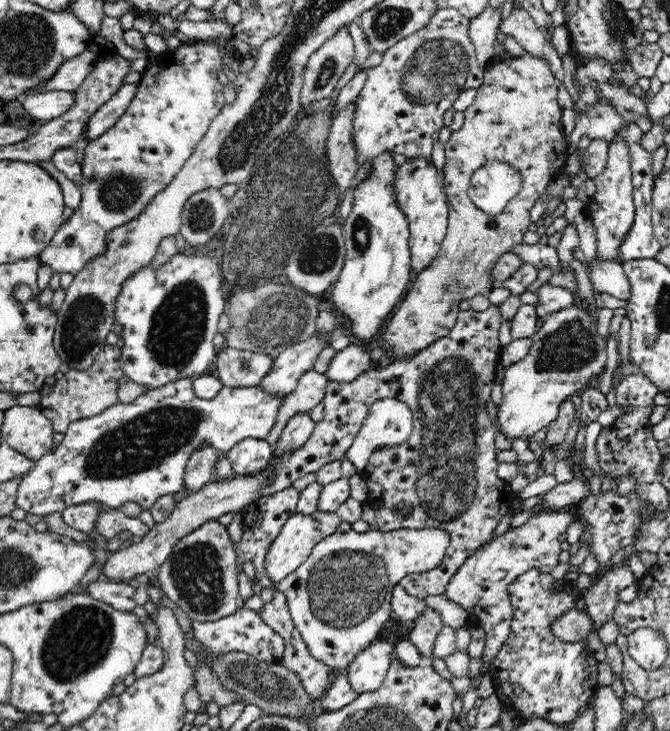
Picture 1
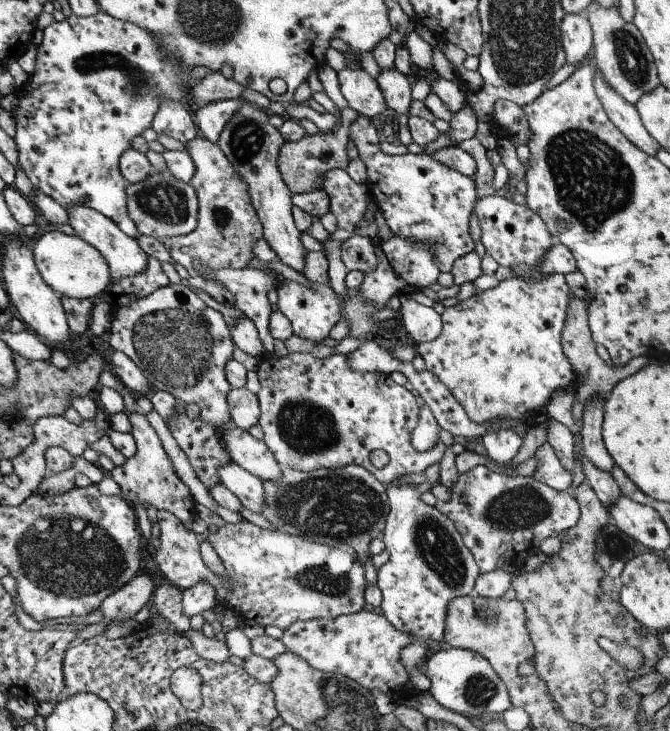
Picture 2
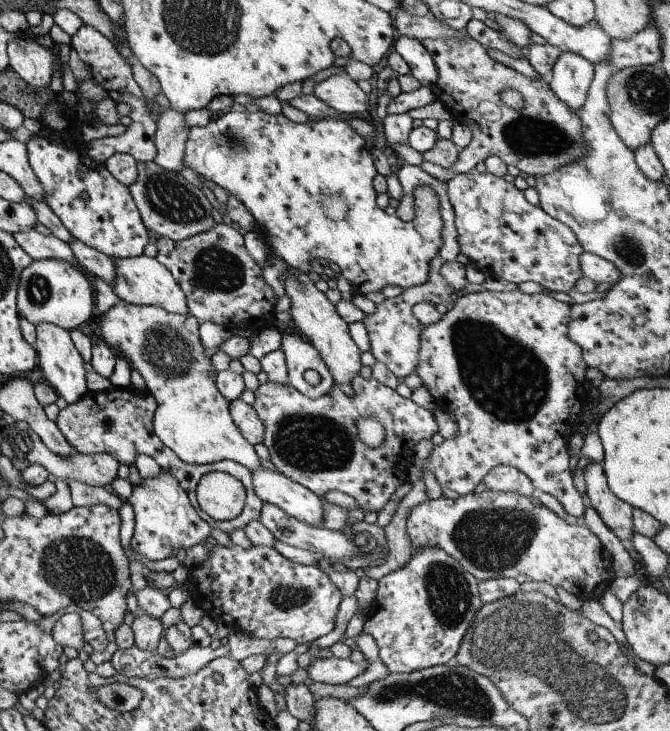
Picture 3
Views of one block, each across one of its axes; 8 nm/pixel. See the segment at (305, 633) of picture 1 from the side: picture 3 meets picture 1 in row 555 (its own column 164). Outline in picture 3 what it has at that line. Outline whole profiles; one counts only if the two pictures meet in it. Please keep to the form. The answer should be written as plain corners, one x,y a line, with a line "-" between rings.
120,299
117,300
113,306
109,307
109,310
102,315
103,319
100,321
100,332
105,344
109,348
111,347
115,348
115,350
119,350
119,352
129,360
127,363
131,369
135,370
141,386
145,387
144,391
148,392
154,398
156,407
152,418
152,426
155,436
163,443
163,446
166,446
169,450
173,450
175,456
177,456
181,462
185,462
185,464
211,464
223,459
228,459
229,461
242,464
250,471
259,468
259,457
257,456
257,453
253,450
251,444
241,436
241,432
239,432
239,429
235,424
233,424
231,415
228,411
228,401
219,394
219,390
217,390
215,386
214,378
211,376
214,367
211,364
211,358
205,355
203,346
199,340
199,333
197,330
200,324
197,322
196,318
193,318
191,314
181,316
181,314
175,314
175,312
167,312
166,310
163,310
163,308
159,308
159,306
132,305

